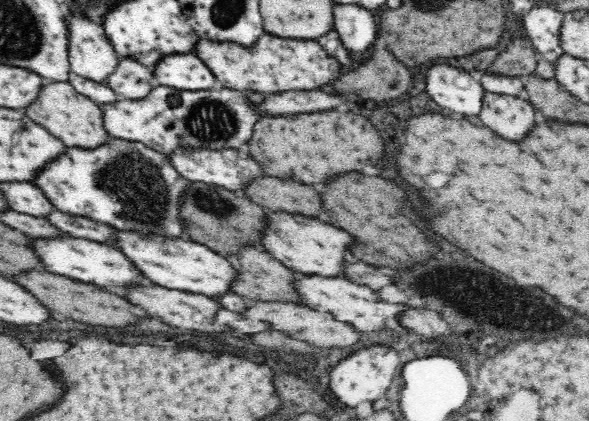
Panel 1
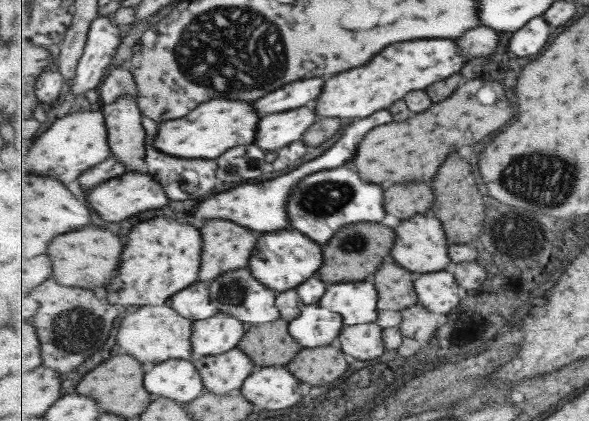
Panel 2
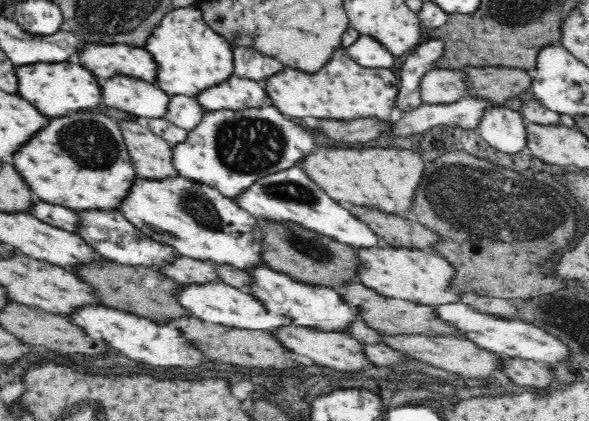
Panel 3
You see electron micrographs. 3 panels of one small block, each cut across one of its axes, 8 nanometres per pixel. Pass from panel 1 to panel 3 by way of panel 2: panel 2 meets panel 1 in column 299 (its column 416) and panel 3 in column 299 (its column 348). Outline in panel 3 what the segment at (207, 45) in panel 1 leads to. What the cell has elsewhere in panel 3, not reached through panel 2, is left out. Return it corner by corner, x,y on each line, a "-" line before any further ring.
338,50
320,74
304,74
298,70
284,70
284,74
268,80
268,94
282,114
292,118
332,118
358,120
374,118
390,122
399,98
400,79
391,69
364,68
348,58
346,50

